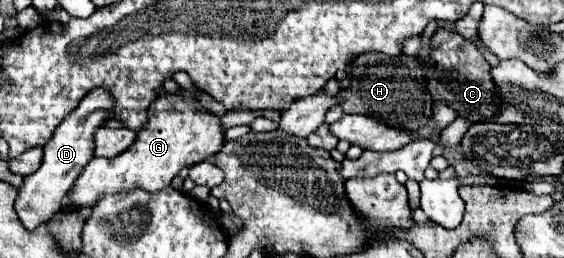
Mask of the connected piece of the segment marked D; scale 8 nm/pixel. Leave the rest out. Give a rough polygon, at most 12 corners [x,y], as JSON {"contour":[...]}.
{"contour":[[98,87],[44,145],[16,213],[34,231],[94,155],[114,99]]}

